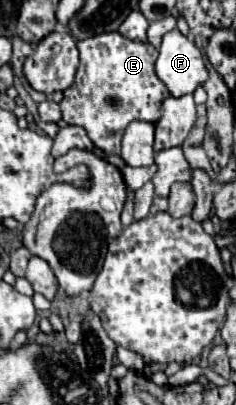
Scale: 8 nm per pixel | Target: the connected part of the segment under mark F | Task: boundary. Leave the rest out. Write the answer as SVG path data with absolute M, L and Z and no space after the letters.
M177 28L163 36L155 72L173 96L191 94L207 80L207 68L201 50Z

